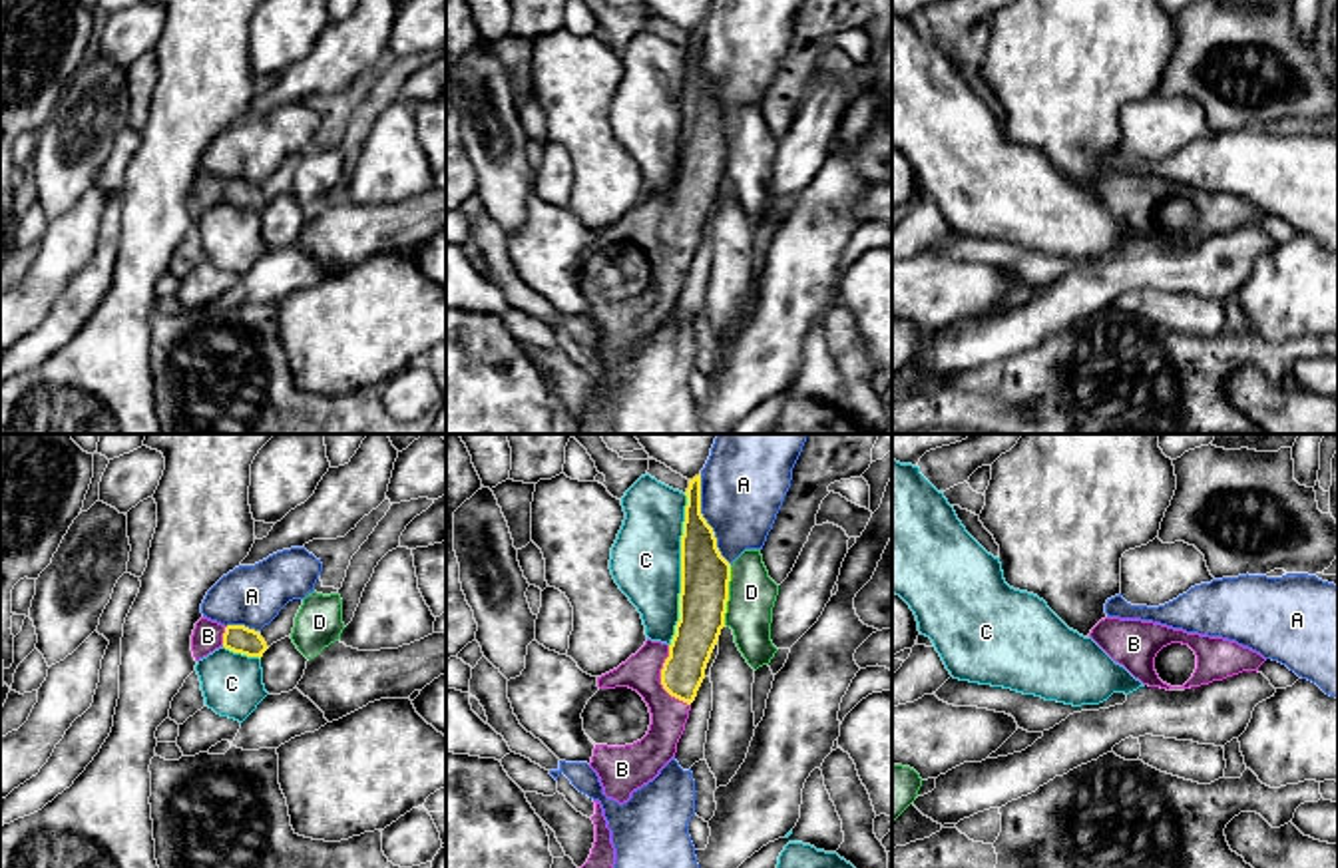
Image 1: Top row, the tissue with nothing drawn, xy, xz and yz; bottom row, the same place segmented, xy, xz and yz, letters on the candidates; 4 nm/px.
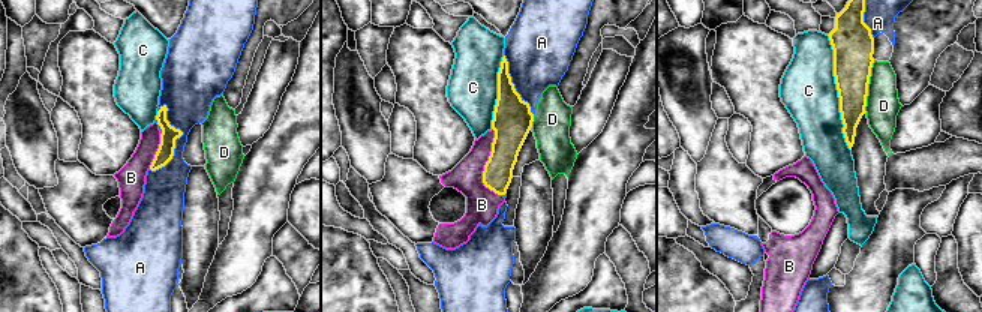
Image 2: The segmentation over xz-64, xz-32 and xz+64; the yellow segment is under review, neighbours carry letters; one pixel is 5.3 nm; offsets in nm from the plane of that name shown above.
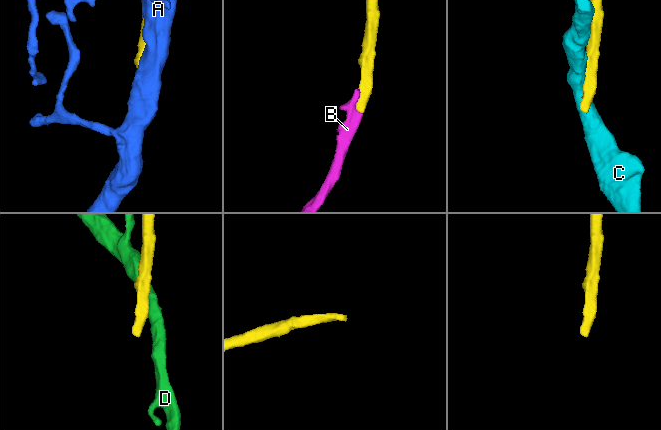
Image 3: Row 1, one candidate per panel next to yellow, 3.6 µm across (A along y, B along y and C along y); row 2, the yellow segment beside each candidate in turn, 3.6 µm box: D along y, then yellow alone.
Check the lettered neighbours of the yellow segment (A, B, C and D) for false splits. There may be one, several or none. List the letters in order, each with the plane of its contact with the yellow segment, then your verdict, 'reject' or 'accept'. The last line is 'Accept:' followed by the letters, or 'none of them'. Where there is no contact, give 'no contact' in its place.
A: xz | reject
B: xz | accept
C: xz | reject
D: xz | reject
Accept: B

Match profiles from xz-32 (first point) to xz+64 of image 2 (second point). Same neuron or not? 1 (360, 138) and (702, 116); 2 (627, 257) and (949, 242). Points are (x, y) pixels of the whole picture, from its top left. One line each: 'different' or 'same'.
1: same
2: same

